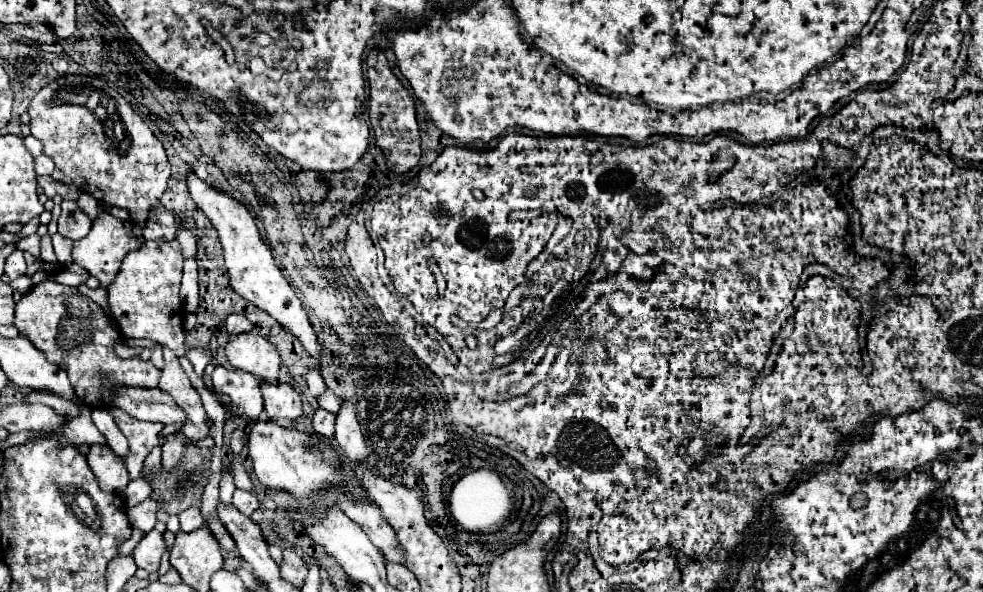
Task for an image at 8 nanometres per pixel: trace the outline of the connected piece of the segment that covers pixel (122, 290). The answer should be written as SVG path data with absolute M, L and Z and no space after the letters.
M146 241L144 247L128 253L120 267L120 275L108 287L108 301L112 317L124 337L150 339L162 347L176 351L184 345L184 309L180 305L180 279L182 279L182 251L178 241Z

